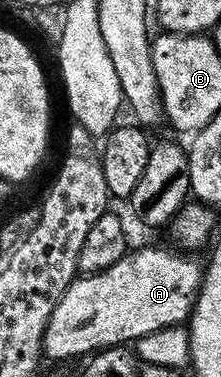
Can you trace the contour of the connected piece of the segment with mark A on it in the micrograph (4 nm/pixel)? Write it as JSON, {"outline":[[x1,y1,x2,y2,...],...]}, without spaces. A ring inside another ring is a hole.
{"outline":[[145,246,142,250,126,253,111,268,100,270,98,274,86,274,73,279,67,292,55,304,51,320,45,329,43,354,49,358,77,358,80,354,92,355,98,350,117,348,122,344,136,343,168,326,182,325,193,313,193,304,197,300,197,291,201,288,203,277,202,263,197,263,188,253,176,249,164,250,161,246]]}

